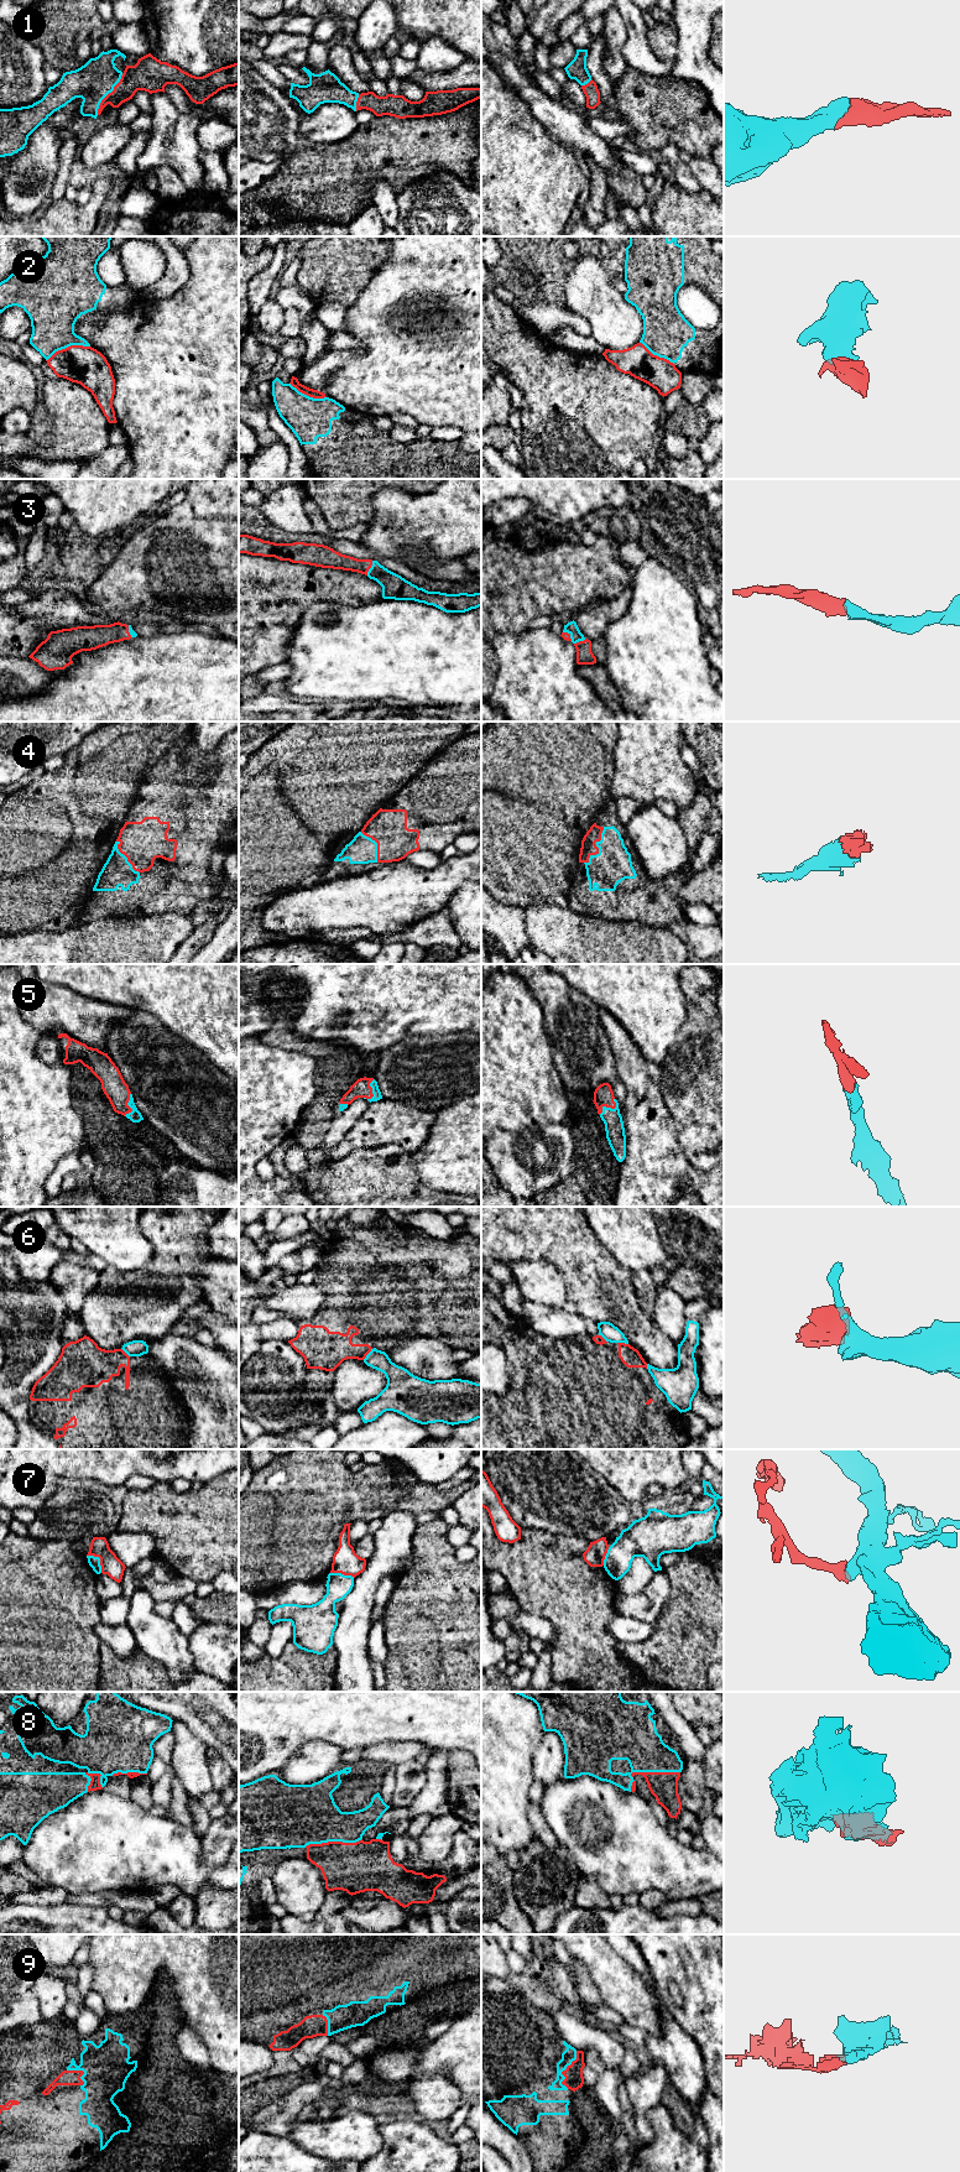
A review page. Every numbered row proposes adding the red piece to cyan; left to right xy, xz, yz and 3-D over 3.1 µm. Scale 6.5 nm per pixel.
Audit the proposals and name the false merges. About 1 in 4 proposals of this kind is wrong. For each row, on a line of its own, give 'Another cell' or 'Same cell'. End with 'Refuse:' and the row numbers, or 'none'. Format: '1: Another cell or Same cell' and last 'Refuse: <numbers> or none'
1: Same cell
2: Another cell
3: Same cell
4: Same cell
5: Same cell
6: Another cell
7: Another cell
8: Same cell
9: Same cell
Refuse: 2, 6, 7

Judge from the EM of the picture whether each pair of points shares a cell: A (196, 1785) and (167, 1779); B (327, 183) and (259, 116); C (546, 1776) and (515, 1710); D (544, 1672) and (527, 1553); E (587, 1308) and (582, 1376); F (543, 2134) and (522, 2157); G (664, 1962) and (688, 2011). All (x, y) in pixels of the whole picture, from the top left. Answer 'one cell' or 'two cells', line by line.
A: two cells
B: two cells
C: two cells
D: two cells
E: two cells
F: two cells
G: one cell

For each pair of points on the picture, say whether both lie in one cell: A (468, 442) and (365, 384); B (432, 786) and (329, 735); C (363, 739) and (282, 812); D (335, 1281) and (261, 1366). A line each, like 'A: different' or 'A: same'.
A: different
B: different
C: same
D: different

